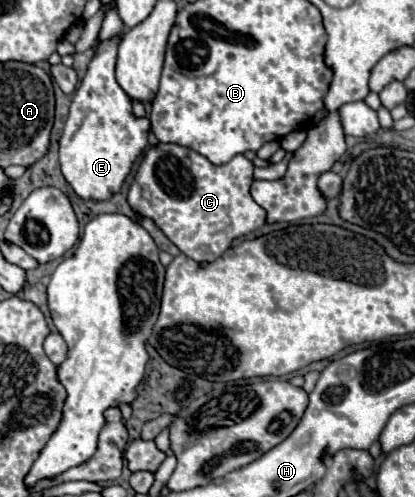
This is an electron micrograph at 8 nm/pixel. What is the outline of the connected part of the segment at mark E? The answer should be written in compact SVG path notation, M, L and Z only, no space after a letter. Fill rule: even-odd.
M120 38L98 44L98 54L92 58L80 88L74 92L60 138L62 174L84 200L108 200L116 194L124 178L130 174L132 164L148 144L150 120L134 116L130 96L114 78L118 42Z

